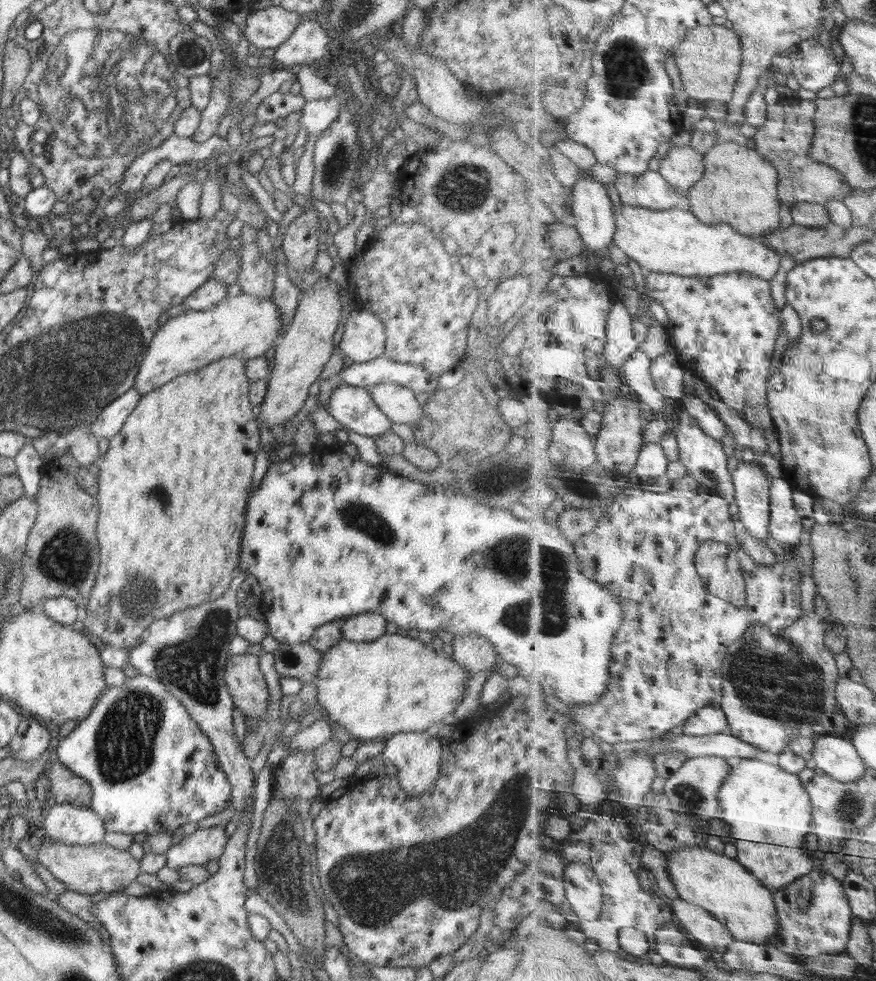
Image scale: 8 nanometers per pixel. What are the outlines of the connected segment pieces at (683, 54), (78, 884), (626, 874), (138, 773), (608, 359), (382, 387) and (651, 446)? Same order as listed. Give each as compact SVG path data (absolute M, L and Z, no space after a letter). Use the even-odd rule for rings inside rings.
M714 23L694 28L685 42L676 48L674 58L690 97L703 103L734 99L744 63L743 37L734 28Z
M60 841L41 842L37 846L37 852L42 866L46 867L57 880L62 881L66 888L95 898L106 893L123 892L131 882L134 882L141 871L140 862L129 851L112 848L104 842L93 845L69 845Z
M595 816L594 822L590 822L586 828L580 832L574 832L564 840L552 840L548 850L545 852L543 860L540 862L538 858L530 863L528 868L523 872L523 894L537 895L540 890L540 898L552 902L556 906L564 906L561 910L566 910L568 900L564 898L564 876L565 871L573 862L583 862L590 865L600 876L602 884L604 884L604 908L600 920L596 922L588 922L578 918L576 924L580 924L580 928L590 936L596 938L600 948L617 952L628 958L634 964L652 964L654 962L654 954L658 953L655 942L658 929L672 923L674 918L674 906L672 900L668 902L666 898L662 898L656 890L648 892L642 890L642 880L640 880L640 872L642 872L642 858L644 858L644 846L636 840L636 836L632 834L630 826L626 826L624 822L612 822L612 820L599 820ZM530 884L542 884L540 888L534 888ZM634 927L642 930L650 936L653 945L648 954L644 956L636 956L631 952L625 951L620 942L620 934L622 928Z
M139 674L136 678L127 678L122 685L110 687L106 693L100 696L100 700L96 700L96 706L92 708L88 716L84 720L76 723L75 728L63 738L59 740L56 748L58 760L68 767L75 775L86 780L90 784L93 793L90 799L90 809L92 809L103 821L107 832L122 832L131 836L145 832L149 834L172 834L176 828L187 823L196 825L198 821L216 814L228 805L228 799L231 798L231 786L228 782L226 773L221 766L217 764L216 754L209 738L200 730L199 724L192 720L184 705L164 687L164 684L149 678L148 676Z
M621 302L614 306L614 310L611 310L607 326L608 345L604 349L601 360L603 363L590 361L588 364L589 371L594 376L600 371L603 364L623 367L640 349L641 342L636 338L634 321L630 310Z
M392 383L376 384L366 389L376 406L388 416L392 423L408 424L412 427L422 420L424 411L412 389Z
M649 442L648 446L643 448L633 477L639 483L644 484L666 475L670 466L671 460L662 443Z

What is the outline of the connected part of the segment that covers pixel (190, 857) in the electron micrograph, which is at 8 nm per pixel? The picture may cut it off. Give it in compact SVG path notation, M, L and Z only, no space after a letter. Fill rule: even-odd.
M222 827L212 828L198 828L191 834L185 834L182 840L178 844L170 846L166 856L166 866L178 870L178 867L182 865L194 864L194 865L205 865L206 862L212 860L218 860L228 843L228 837L226 837L225 829Z

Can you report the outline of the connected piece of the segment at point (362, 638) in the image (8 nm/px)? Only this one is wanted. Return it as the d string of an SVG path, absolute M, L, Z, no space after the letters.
M365 613L346 617L341 621L340 630L346 640L352 642L370 642L386 633L387 623L378 614Z

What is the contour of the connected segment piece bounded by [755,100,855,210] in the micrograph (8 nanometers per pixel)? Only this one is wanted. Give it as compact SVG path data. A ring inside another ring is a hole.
M786 100L786 124L782 120L782 102L769 106L768 122L759 130L755 137L756 150L772 160L780 172L780 198L790 209L802 203L817 203L826 205L831 200L844 201L854 193L854 188L848 184L846 176L833 166L814 160L811 155L817 134L815 123L818 115L818 105L812 100L790 102Z

